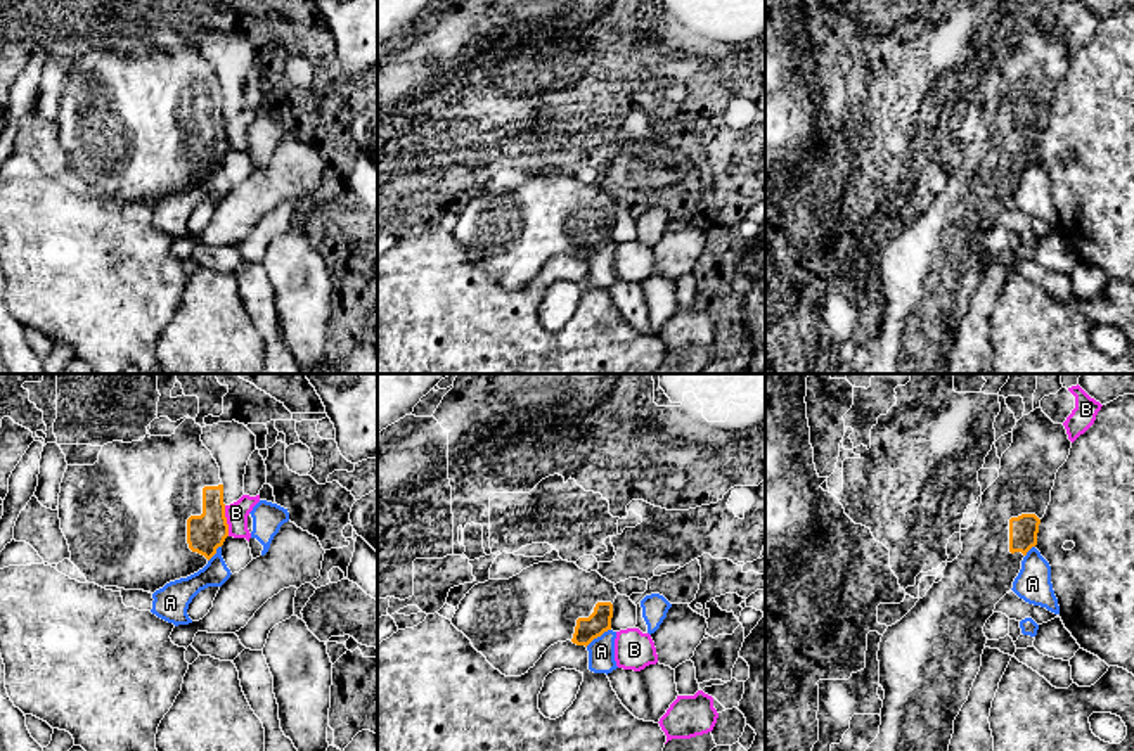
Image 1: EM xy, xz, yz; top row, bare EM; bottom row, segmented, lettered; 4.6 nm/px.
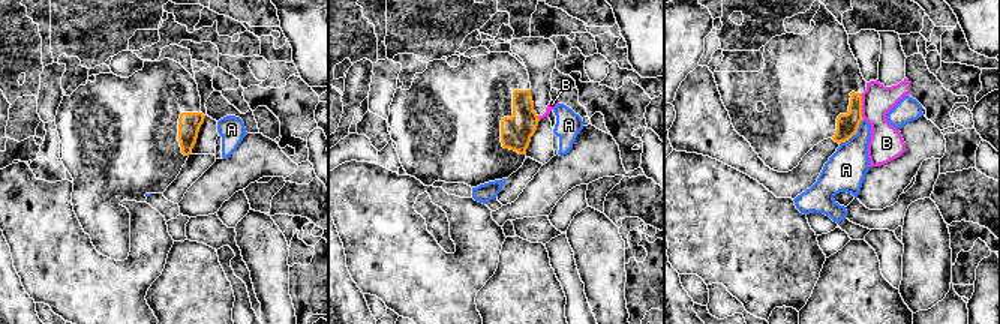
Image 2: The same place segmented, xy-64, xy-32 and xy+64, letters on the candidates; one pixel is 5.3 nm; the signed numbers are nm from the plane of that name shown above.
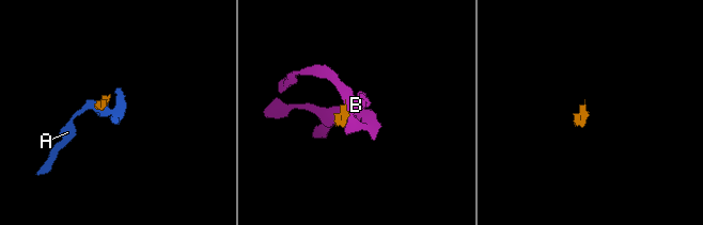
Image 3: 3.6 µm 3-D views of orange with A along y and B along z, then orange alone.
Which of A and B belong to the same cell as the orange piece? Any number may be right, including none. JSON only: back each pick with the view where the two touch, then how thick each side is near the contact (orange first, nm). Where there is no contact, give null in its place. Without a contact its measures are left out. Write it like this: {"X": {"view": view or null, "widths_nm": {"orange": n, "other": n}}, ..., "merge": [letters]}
{"merge": []}

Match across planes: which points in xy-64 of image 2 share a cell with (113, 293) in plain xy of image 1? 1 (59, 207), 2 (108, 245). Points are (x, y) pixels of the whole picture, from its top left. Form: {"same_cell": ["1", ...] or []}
{"same_cell": ["1"]}

